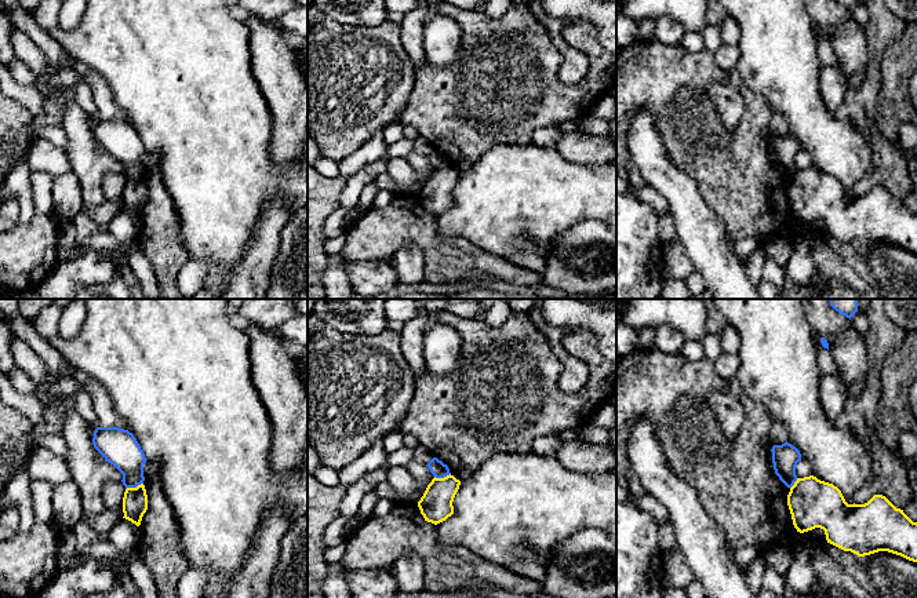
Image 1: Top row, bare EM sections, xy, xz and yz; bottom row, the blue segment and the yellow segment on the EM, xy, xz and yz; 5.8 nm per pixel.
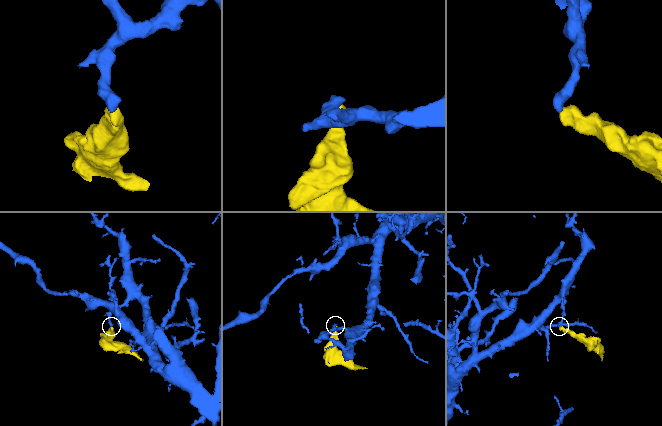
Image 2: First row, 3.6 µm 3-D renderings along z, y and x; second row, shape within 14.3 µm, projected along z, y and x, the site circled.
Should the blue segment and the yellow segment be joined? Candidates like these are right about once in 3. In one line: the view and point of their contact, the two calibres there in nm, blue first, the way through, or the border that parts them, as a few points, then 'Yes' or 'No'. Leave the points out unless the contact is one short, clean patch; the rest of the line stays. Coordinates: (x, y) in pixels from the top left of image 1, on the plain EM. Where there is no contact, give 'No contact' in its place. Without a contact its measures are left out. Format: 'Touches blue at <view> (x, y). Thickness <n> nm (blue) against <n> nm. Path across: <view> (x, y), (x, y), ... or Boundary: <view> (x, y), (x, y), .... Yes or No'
Touches blue at xy (134, 178). Thickness 220 nm (blue) against 140 nm. Boundary: xy (142, 174), (126, 181). No

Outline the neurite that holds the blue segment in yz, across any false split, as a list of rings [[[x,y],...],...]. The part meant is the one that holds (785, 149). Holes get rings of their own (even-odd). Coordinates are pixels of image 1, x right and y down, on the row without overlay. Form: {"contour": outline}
{"contour": [[[786,132],[774,136],[771,143],[775,165],[787,179],[792,179],[797,172],[796,157],[801,152],[800,142]]]}

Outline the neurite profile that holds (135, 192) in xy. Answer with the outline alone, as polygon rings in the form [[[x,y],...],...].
[[[141,175],[137,179],[127,179],[123,189],[123,204],[124,204],[123,209],[139,218],[146,201],[148,201],[148,186],[145,176]]]

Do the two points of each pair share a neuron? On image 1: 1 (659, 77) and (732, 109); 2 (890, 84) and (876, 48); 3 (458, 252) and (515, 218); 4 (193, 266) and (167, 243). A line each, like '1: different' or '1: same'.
1: different
2: different
3: different
4: different

